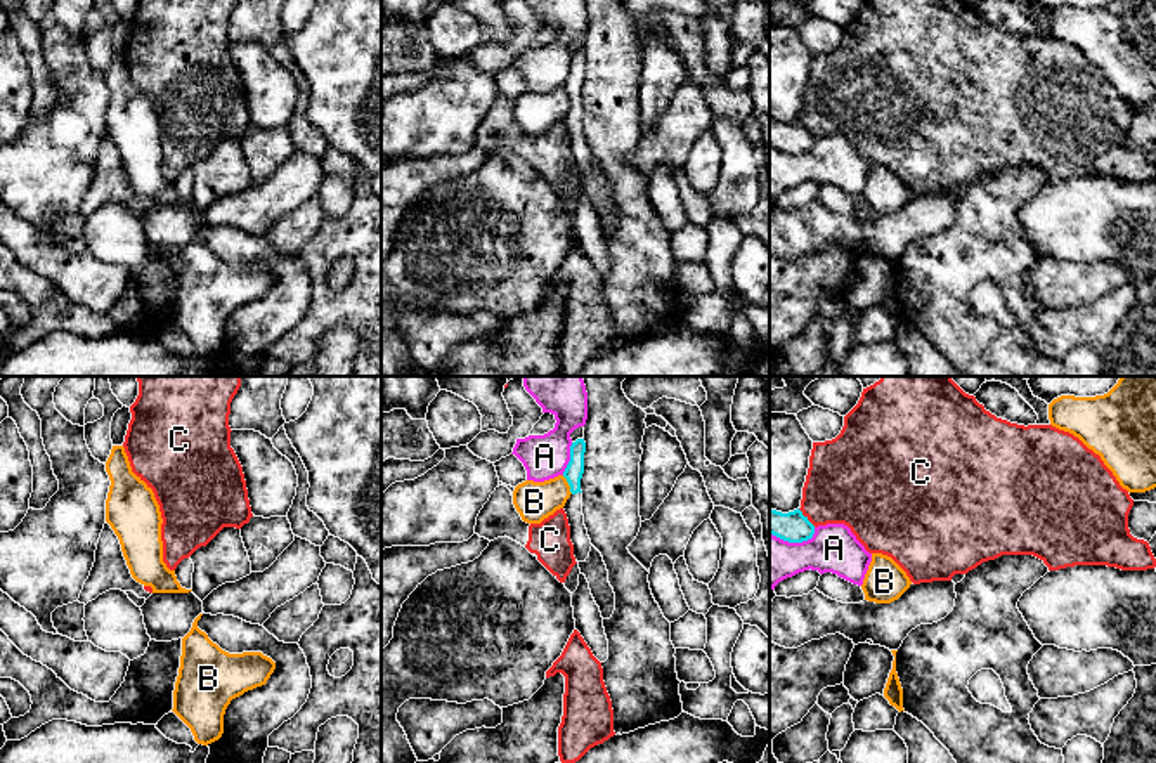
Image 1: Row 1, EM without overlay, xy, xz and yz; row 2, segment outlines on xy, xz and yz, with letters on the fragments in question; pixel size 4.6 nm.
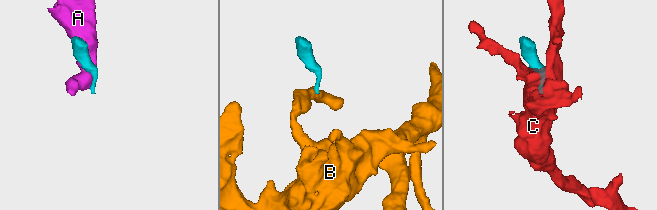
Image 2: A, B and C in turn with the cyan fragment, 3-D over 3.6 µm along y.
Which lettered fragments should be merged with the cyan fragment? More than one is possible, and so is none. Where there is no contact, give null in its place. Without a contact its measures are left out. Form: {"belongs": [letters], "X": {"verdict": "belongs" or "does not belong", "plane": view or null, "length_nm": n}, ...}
{"belongs": [], "A": {"verdict": "does not belong", "plane": "xz", "length_nm": 160}, "B": {"verdict": "does not belong", "plane": "xz", "length_nm": 100}, "C": {"verdict": "does not belong", "plane": "yz", "length_nm": 120}}

